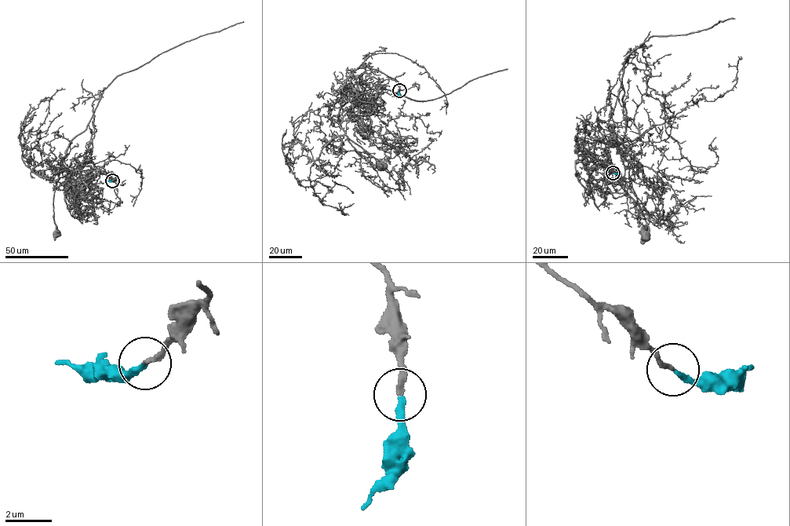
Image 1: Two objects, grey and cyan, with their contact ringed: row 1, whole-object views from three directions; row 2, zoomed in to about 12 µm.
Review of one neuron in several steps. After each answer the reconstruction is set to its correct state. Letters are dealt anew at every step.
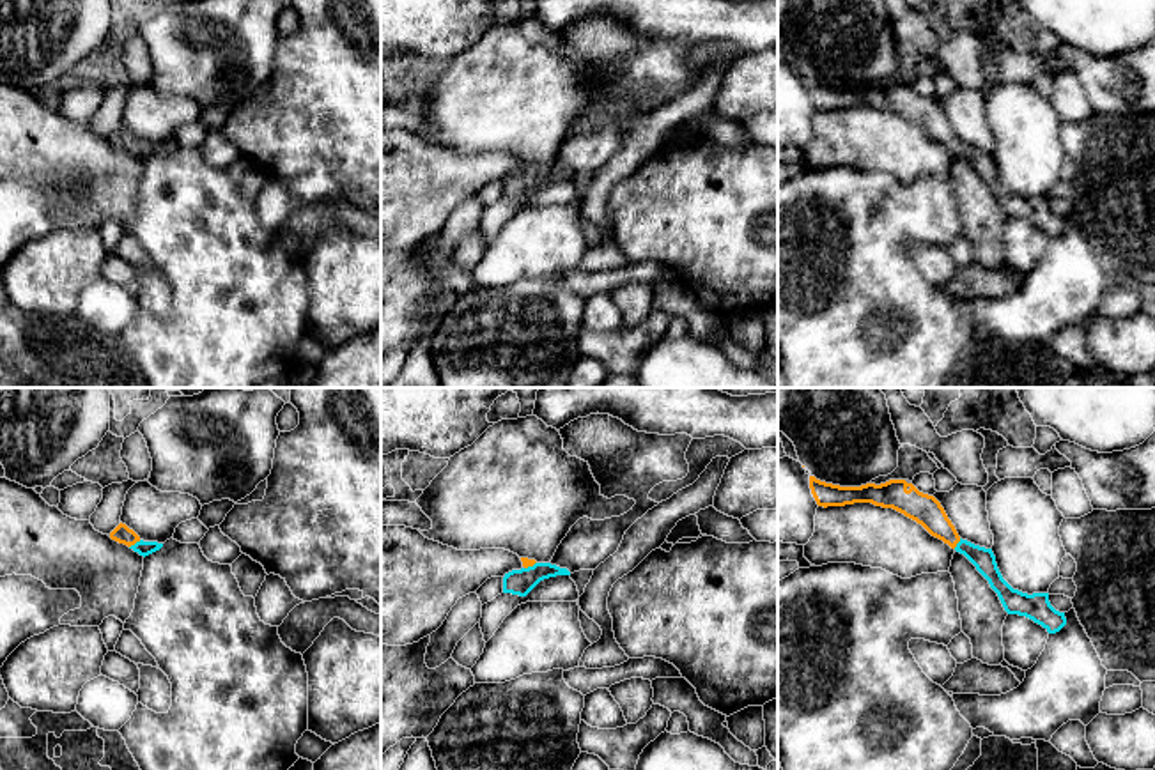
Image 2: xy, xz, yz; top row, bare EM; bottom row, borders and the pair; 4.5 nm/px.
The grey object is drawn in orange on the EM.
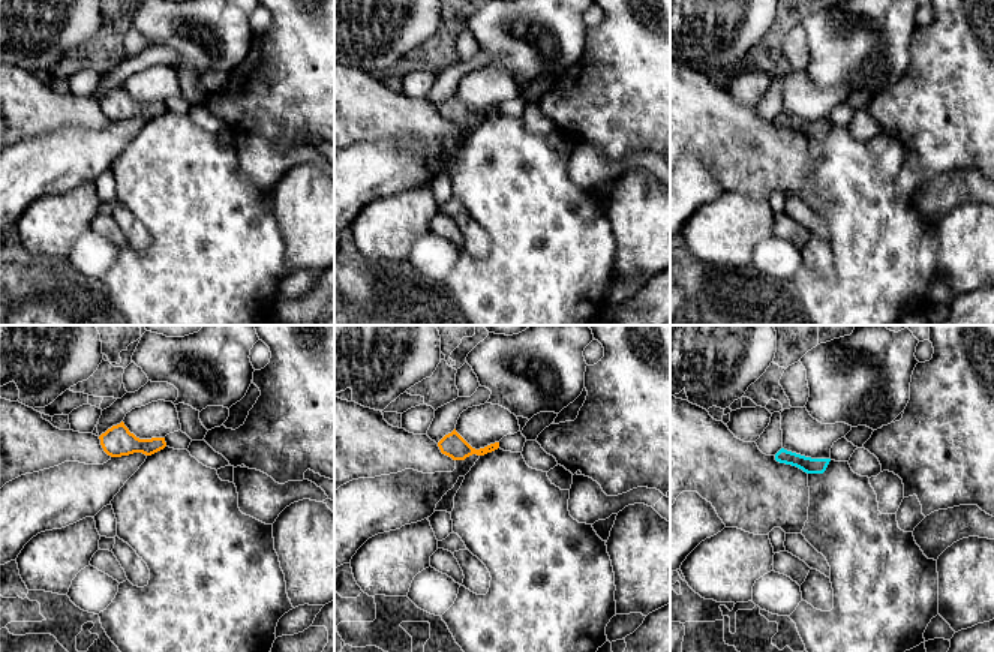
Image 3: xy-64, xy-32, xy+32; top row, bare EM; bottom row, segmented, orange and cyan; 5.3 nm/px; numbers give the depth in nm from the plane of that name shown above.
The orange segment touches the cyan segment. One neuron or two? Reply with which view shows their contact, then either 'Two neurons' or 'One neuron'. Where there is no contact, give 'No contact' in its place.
Touches orange in xy. One neuron

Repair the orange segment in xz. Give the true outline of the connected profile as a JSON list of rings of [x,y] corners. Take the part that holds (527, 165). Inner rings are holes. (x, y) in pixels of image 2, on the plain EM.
[[[521,161],[523,172],[512,173],[503,181],[503,196],[526,200],[540,184],[570,179],[567,172],[551,166],[537,166],[535,163]]]

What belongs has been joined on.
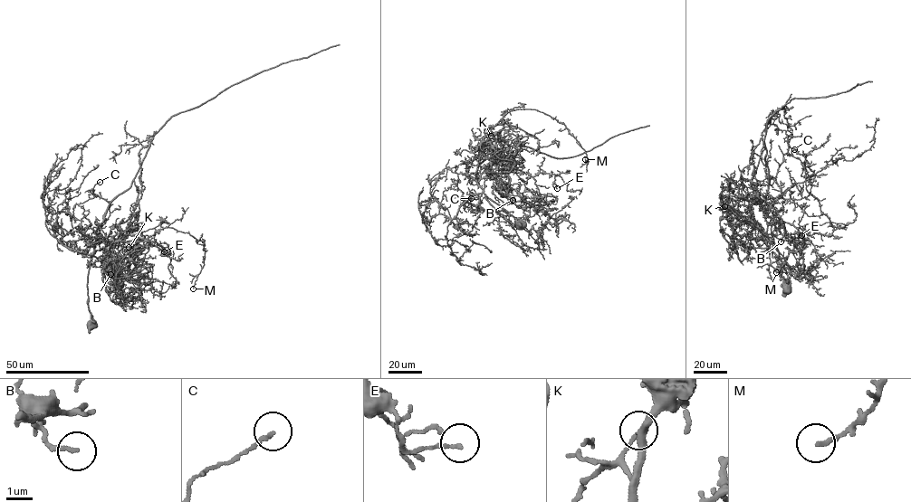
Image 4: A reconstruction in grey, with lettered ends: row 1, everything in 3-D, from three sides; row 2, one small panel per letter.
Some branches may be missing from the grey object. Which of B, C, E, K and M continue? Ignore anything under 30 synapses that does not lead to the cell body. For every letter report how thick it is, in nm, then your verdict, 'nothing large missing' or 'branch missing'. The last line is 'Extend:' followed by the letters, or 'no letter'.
B: 140 nm | nothing large missing
C: 150 nm | nothing large missing
E: 130 nm | nothing large missing
K: 110 nm | nothing large missing
M: 170 nm | nothing large missing
Extend: no letter

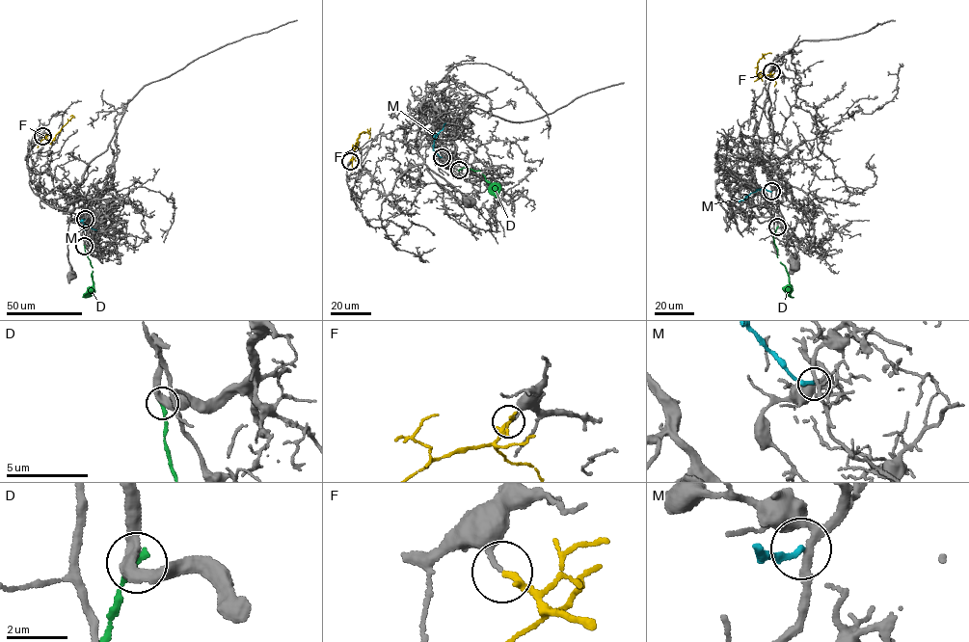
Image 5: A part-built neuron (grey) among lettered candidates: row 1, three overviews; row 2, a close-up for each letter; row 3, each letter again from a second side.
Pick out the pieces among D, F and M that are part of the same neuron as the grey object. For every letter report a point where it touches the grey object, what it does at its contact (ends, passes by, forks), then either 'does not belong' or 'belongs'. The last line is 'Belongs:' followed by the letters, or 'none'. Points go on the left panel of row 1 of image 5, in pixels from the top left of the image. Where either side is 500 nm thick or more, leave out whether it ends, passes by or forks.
D: contact (84, 246); it ends; does not belong
F: contact (42, 136); it ends; belongs
M: contact (85, 219); it ends; does not belong
Belongs: F

